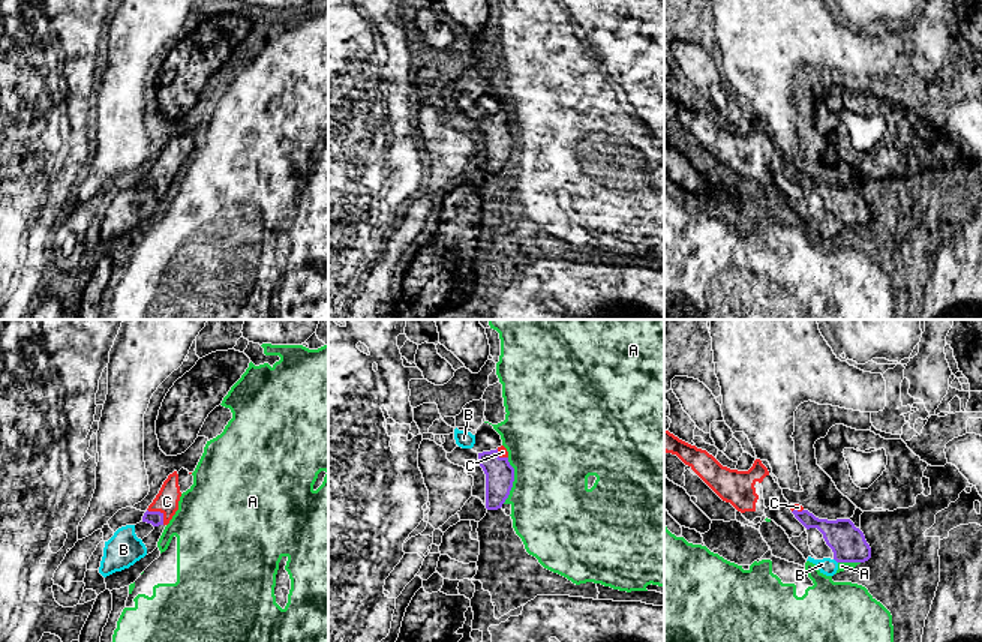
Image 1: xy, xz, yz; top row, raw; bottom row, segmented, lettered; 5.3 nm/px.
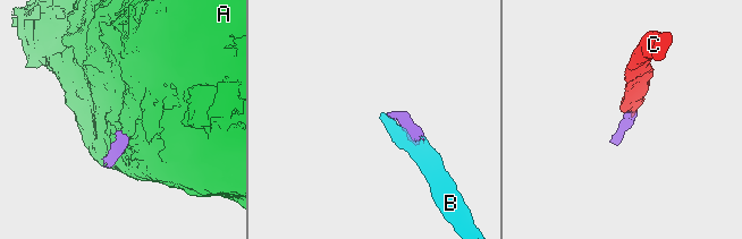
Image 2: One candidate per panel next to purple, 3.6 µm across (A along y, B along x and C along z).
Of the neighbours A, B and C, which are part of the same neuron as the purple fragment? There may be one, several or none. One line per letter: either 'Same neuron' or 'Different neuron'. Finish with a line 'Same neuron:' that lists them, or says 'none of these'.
A: Different neuron
B: Same neuron
C: Same neuron
Same neuron: B, C

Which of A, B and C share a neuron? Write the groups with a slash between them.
A / B C

